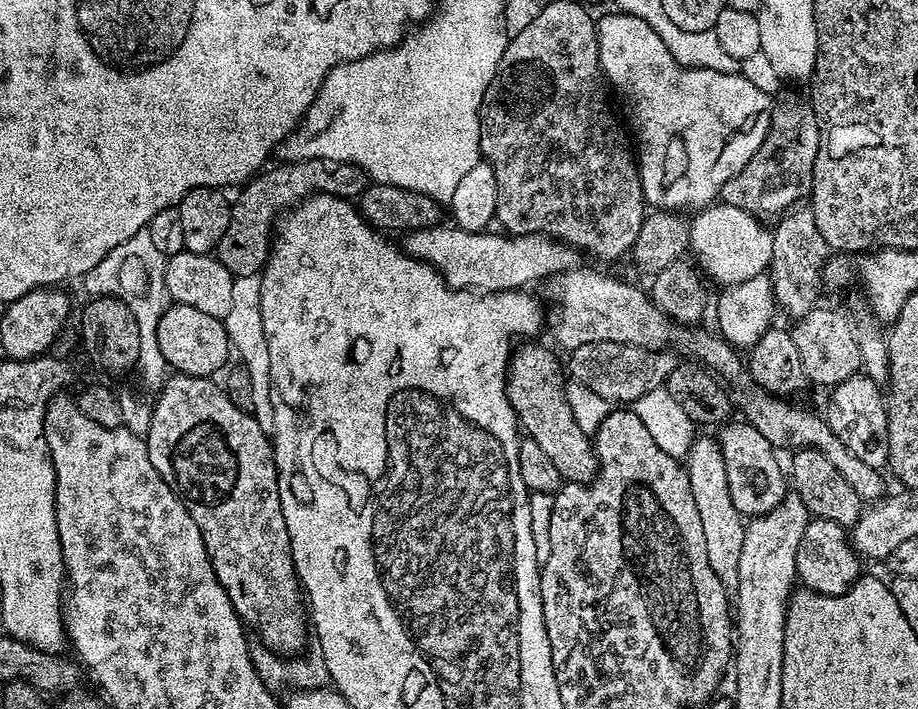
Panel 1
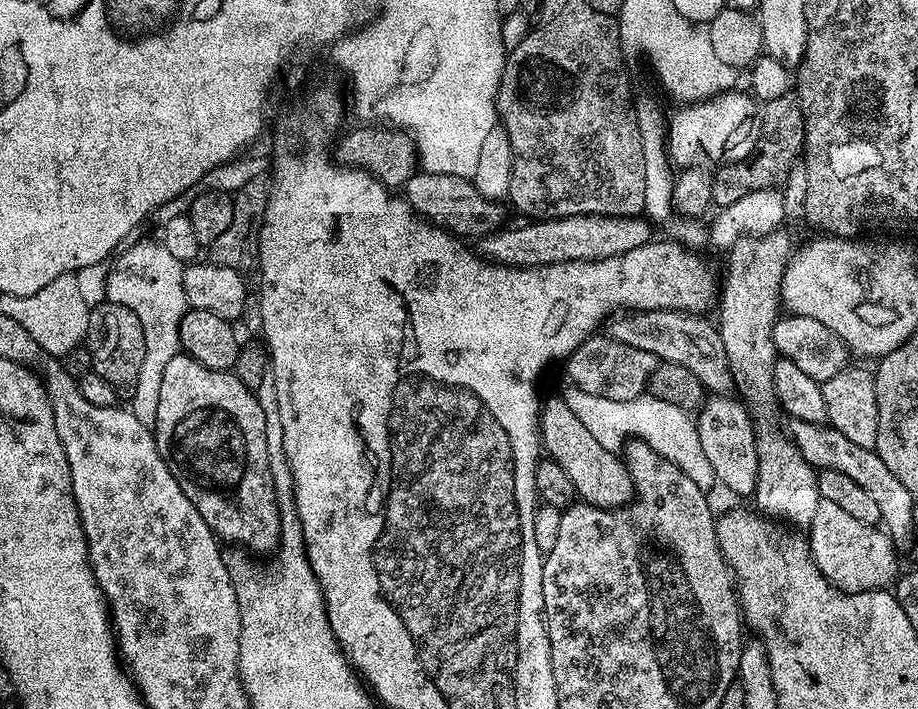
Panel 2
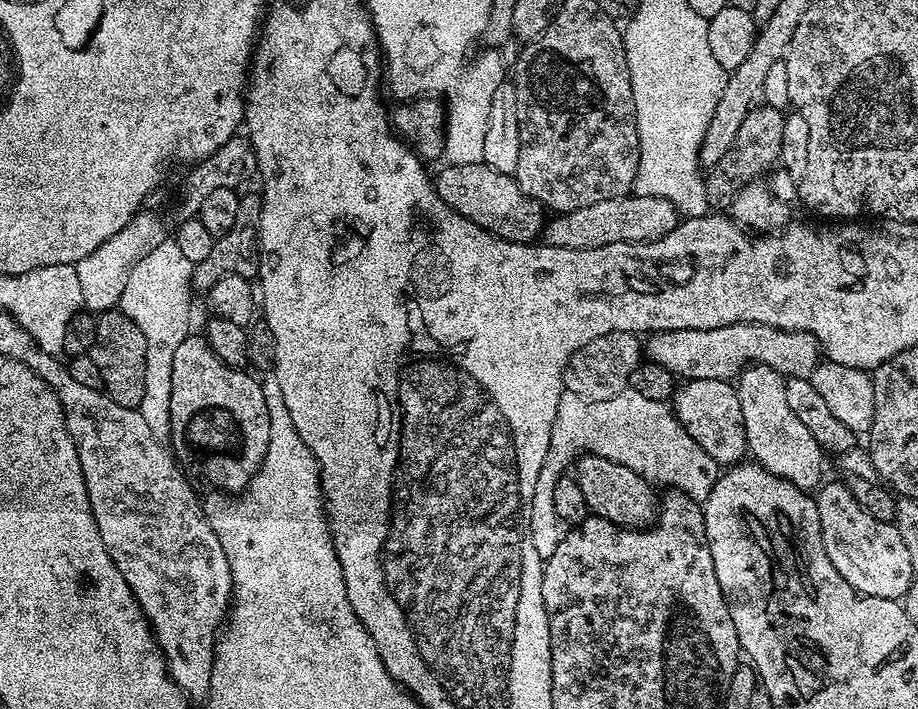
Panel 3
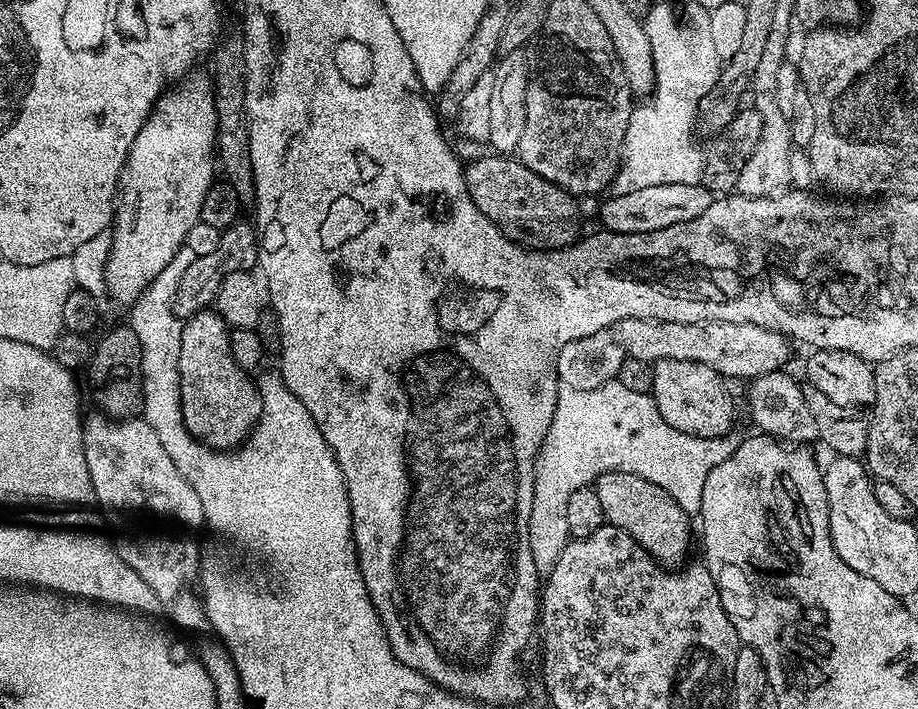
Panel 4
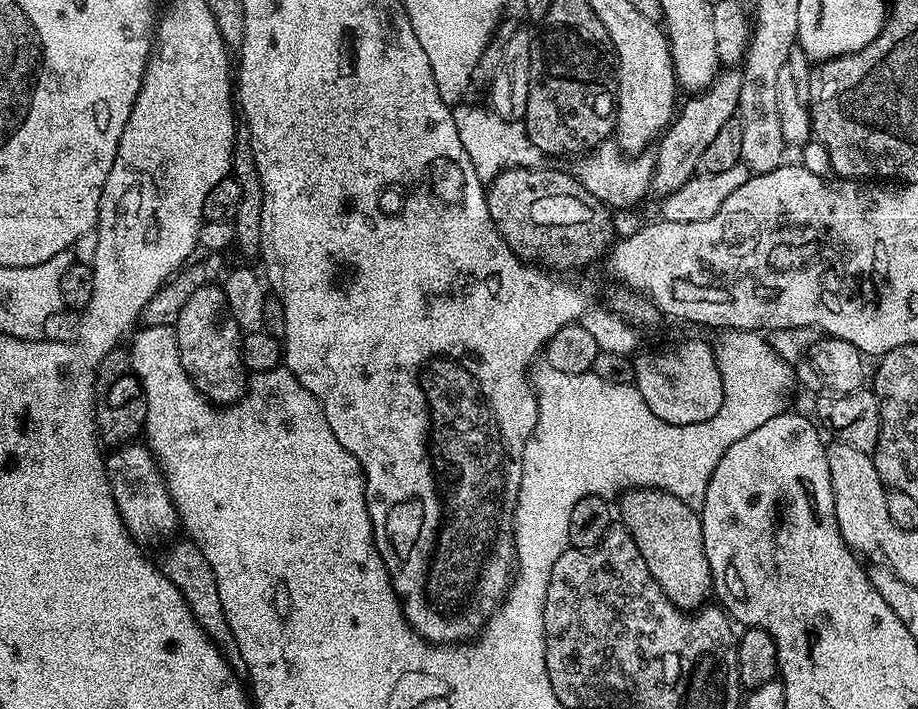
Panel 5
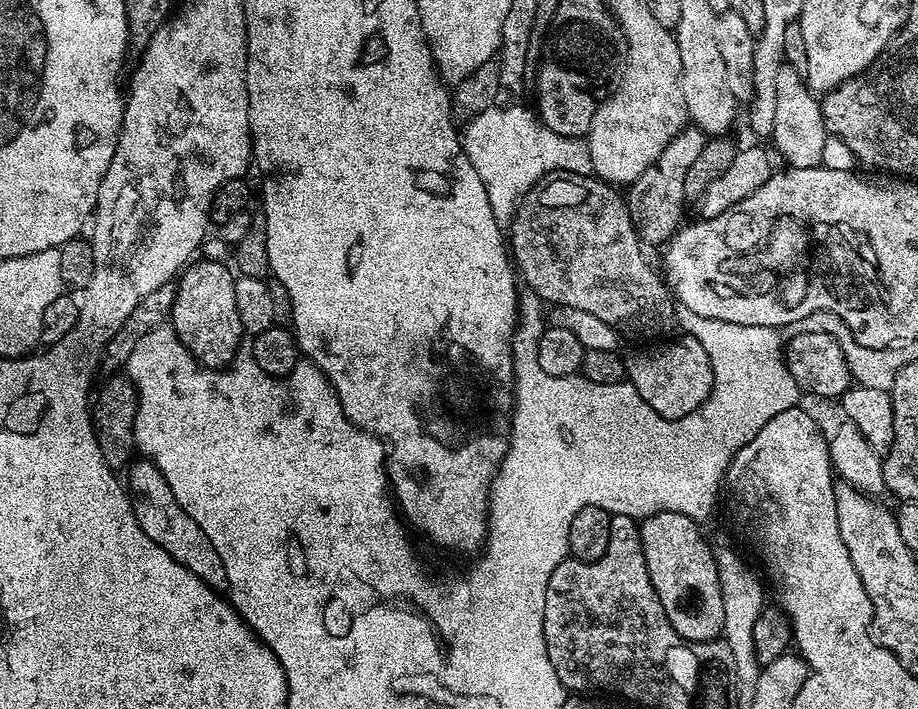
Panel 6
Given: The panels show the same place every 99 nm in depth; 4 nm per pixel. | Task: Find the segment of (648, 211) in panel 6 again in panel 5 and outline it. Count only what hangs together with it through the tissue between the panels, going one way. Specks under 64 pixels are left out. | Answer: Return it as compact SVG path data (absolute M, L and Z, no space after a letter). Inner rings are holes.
M728 66L717 75L709 88L687 97L688 101L679 105L671 123L659 137L654 163L652 165L651 191L663 198L668 193L678 190L686 181L695 176L700 167L702 150L710 146L717 136L718 130L726 126L728 120L737 115L740 107L740 91L742 90L742 71Z

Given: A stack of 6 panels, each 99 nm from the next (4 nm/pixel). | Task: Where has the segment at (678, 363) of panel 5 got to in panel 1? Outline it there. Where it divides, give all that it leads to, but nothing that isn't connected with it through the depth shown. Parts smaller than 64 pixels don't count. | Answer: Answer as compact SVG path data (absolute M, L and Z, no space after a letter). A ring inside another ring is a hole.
M745 422L723 425L718 435L722 458L726 462L726 482L730 486L730 498L734 506L745 518L764 516L783 502L786 489L786 472L776 461L777 449L772 447L762 434Z

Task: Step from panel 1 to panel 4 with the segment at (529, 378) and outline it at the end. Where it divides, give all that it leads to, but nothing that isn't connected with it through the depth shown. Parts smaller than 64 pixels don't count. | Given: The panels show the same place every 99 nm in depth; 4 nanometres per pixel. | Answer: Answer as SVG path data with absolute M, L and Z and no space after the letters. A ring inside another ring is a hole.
M607 472L597 478L596 493L605 521L616 528L626 530L642 550L646 550L659 564L680 566L689 559L688 547L694 540L694 524L690 514L674 502L674 498L662 486L654 482L646 482L646 478L638 478L638 474L625 472Z

